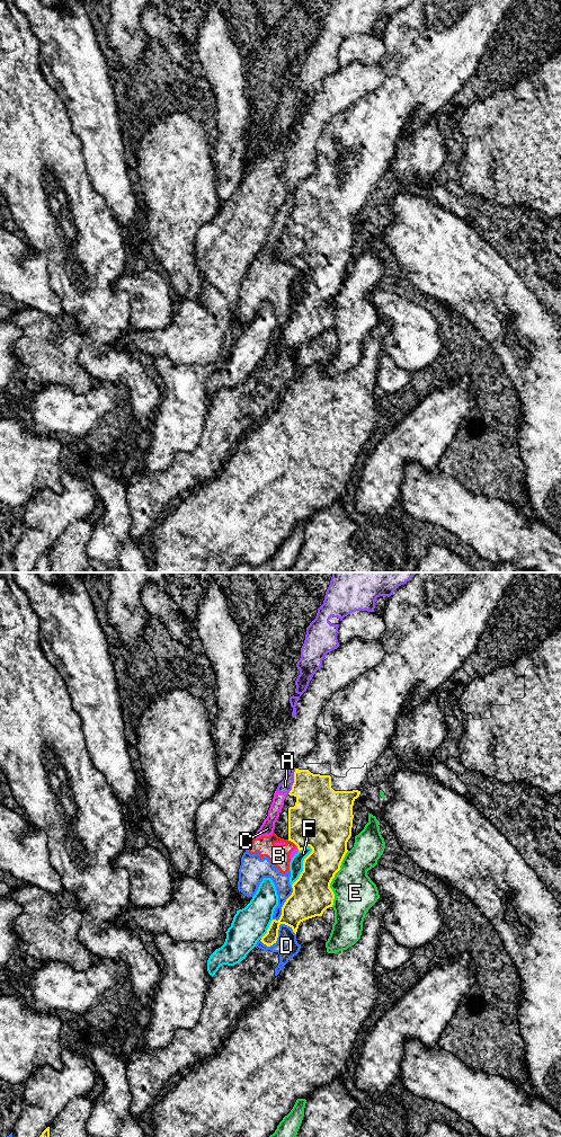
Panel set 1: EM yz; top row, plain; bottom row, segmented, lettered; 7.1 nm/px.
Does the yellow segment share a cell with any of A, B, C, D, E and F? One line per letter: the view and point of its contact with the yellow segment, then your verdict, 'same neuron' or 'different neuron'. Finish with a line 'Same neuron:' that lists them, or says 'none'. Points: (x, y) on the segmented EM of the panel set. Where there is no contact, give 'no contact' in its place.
A: meets yellow in yz at (294, 781); different neuron
B: meets yellow in yz at (293, 842); different neuron
C: meets yellow in yz at (297, 847); different neuron
D: meets yellow in yz at (277, 933); different neuron
E: meets yellow in yz at (332, 878); different neuron
F: meets yellow in yz at (303, 865); different neuron
Same neuron: none

